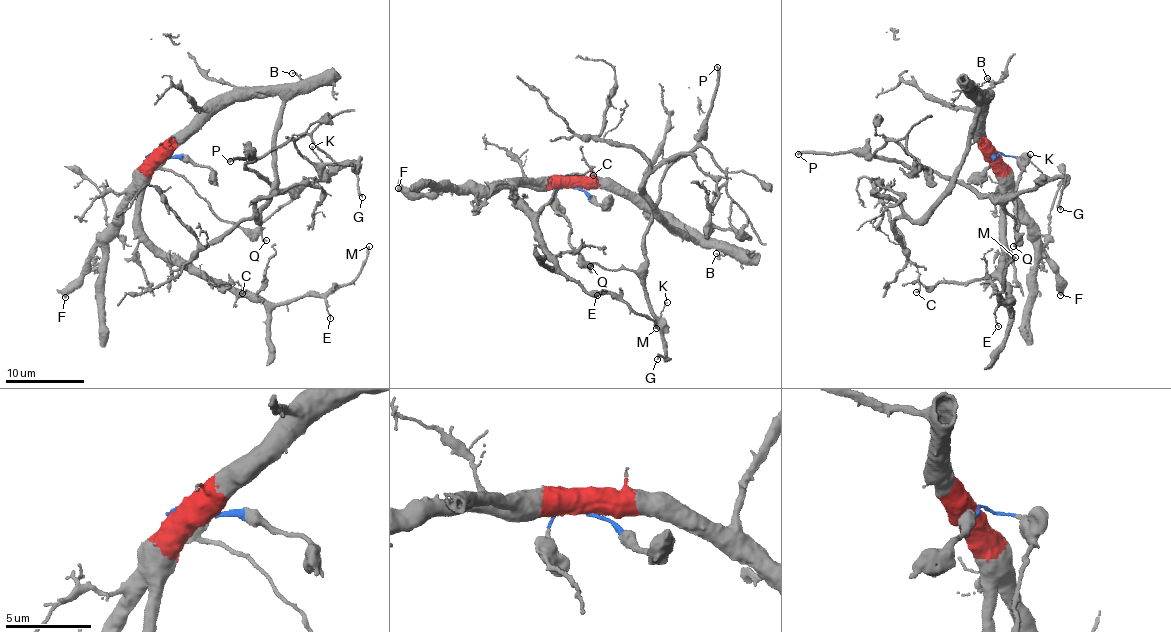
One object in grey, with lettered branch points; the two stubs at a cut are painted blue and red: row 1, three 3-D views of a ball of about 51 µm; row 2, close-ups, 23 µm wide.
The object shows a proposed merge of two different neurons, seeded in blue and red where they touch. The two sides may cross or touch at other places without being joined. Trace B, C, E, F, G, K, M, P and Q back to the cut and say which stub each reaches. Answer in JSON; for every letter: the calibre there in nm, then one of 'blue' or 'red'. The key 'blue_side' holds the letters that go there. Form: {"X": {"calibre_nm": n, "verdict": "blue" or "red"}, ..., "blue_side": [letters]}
{"B": {"calibre_nm": 130, "verdict": "red"}, "C": {"calibre_nm": 140, "verdict": "red"}, "E": {"calibre_nm": 100, "verdict": "red"}, "F": {"calibre_nm": 360, "verdict": "red"}, "G": {"calibre_nm": 190, "verdict": "blue"}, "K": {"calibre_nm": 110, "verdict": "blue"}, "M": {"calibre_nm": 220, "verdict": "red"}, "P": {"calibre_nm": 260, "verdict": "blue"}, "Q": {"calibre_nm": 150, "verdict": "blue"}, "blue_side": ["G", "K", "P", "Q"]}

